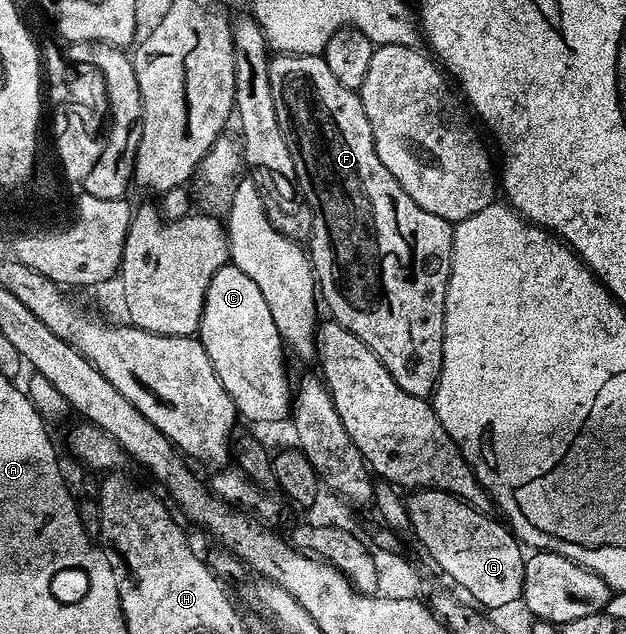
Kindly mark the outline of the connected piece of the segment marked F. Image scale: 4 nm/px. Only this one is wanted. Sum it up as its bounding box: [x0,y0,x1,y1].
[270,53,454,399]

